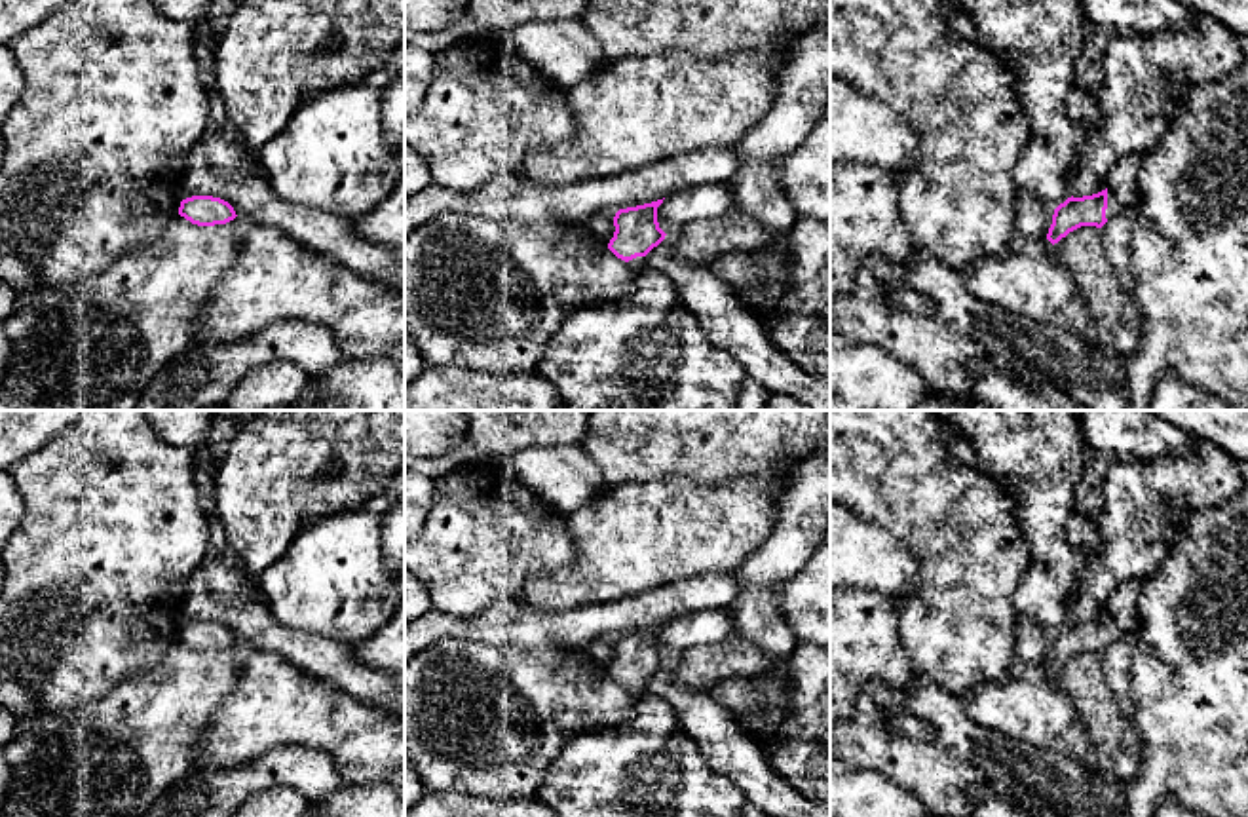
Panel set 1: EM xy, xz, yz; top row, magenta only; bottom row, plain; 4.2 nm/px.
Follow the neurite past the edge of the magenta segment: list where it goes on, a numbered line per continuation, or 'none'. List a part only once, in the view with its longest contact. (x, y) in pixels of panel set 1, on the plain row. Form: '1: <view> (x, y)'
1: yz (1123, 607)

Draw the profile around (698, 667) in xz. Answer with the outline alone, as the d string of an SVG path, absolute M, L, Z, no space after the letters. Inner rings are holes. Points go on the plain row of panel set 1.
M737 636L712 648L684 650L665 661L672 680L699 692L731 676L750 678L767 667L769 659L760 648Z

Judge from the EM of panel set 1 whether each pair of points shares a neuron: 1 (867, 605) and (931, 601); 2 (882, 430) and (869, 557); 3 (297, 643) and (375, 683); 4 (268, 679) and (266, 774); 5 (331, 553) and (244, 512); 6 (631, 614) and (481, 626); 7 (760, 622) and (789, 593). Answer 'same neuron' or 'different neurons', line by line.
1: different neurons
2: different neurons
3: same neuron
4: different neurons
5: different neurons
6: same neuron
7: different neurons

